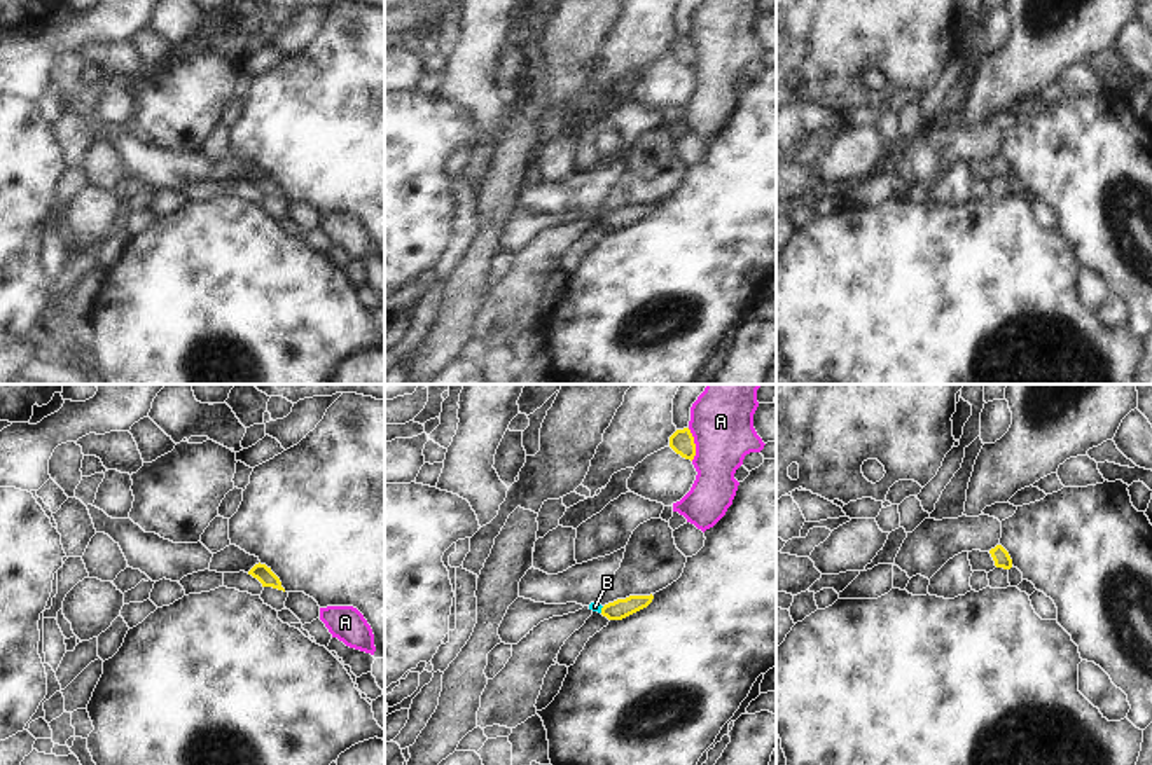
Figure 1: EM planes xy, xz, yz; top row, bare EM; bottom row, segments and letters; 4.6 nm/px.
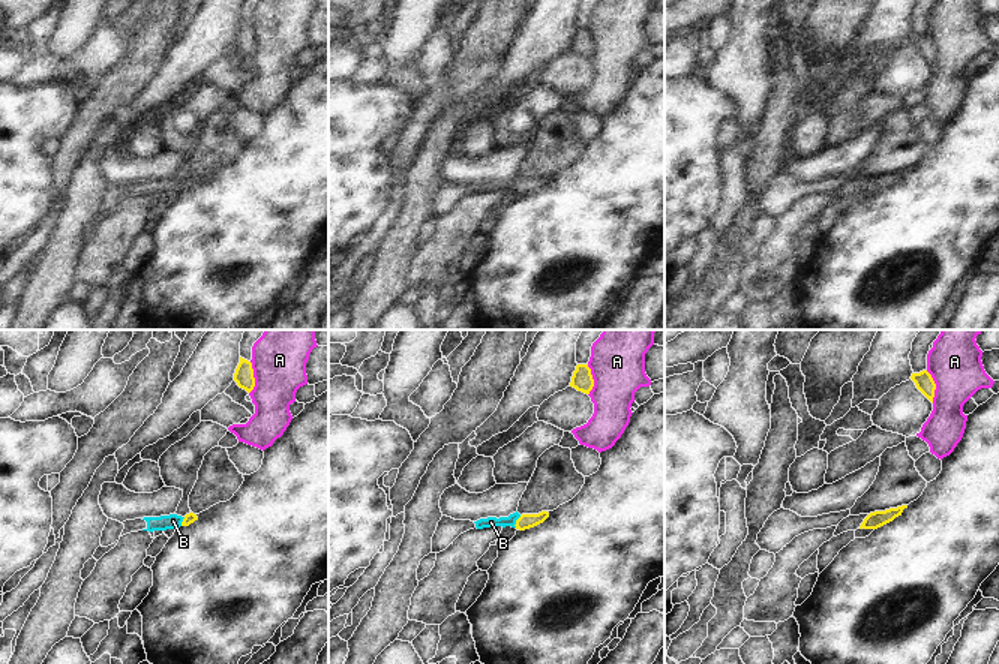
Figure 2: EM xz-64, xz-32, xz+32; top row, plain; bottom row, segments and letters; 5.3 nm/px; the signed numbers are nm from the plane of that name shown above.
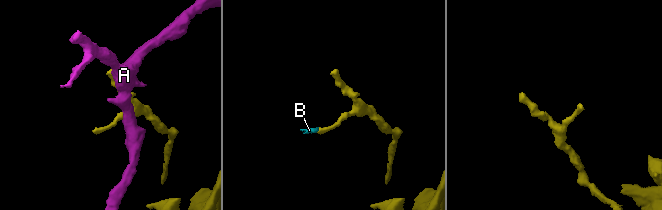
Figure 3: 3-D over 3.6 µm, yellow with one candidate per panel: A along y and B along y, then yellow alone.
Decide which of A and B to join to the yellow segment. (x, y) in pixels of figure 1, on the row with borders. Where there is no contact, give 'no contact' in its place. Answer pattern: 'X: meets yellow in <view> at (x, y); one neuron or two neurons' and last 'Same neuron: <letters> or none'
A: meets yellow in xz at (694, 444); two neurons
B: meets yellow in xz at (602, 610); one neuron
Same neuron: B

